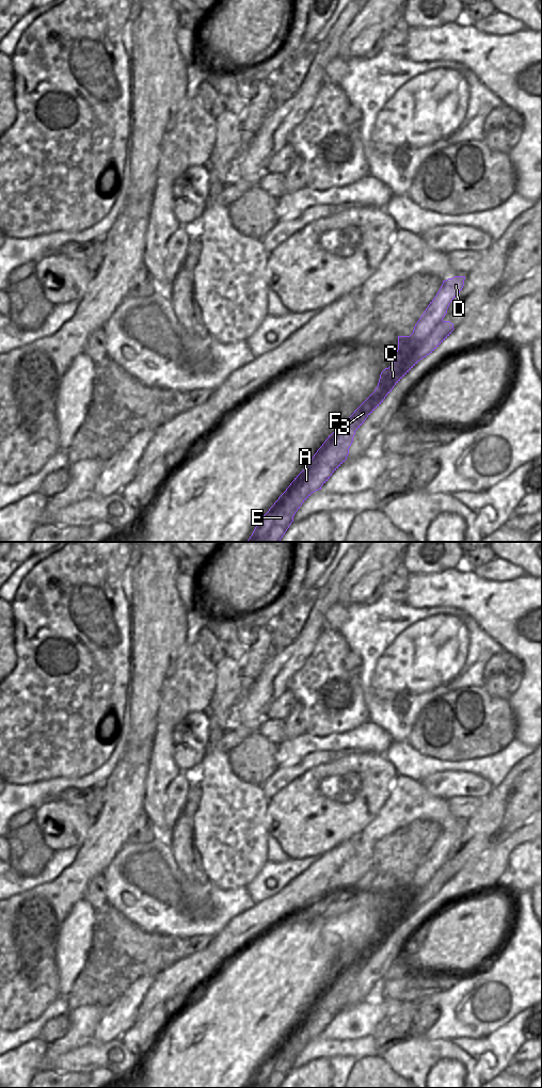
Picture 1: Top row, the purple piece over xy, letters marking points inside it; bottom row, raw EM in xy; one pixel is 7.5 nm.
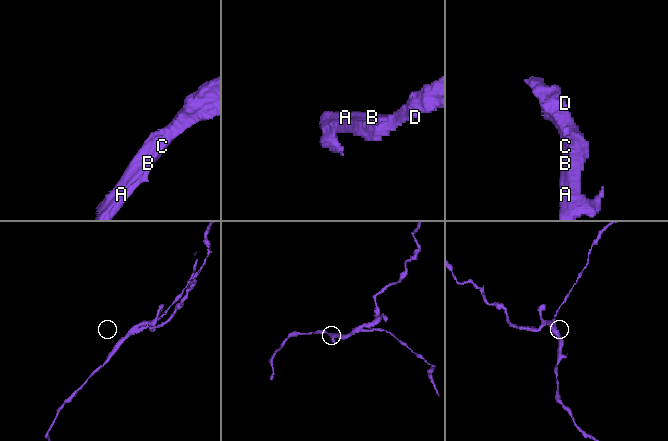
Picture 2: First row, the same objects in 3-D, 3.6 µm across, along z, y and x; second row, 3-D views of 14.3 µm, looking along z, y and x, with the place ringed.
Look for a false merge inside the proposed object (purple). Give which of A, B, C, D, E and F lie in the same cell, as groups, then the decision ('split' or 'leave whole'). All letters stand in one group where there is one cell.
groups A B C E F / D; split

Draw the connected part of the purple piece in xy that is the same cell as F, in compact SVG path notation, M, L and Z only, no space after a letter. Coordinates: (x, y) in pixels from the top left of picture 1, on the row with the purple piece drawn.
M442 321L423 341L421 332L398 336L394 363L385 368L374 391L322 444L310 462L294 478L269 511L259 519L246 542L280 542L302 503L330 479L347 460L355 431L383 402L394 386L424 357L432 353L453 331L450 321Z

